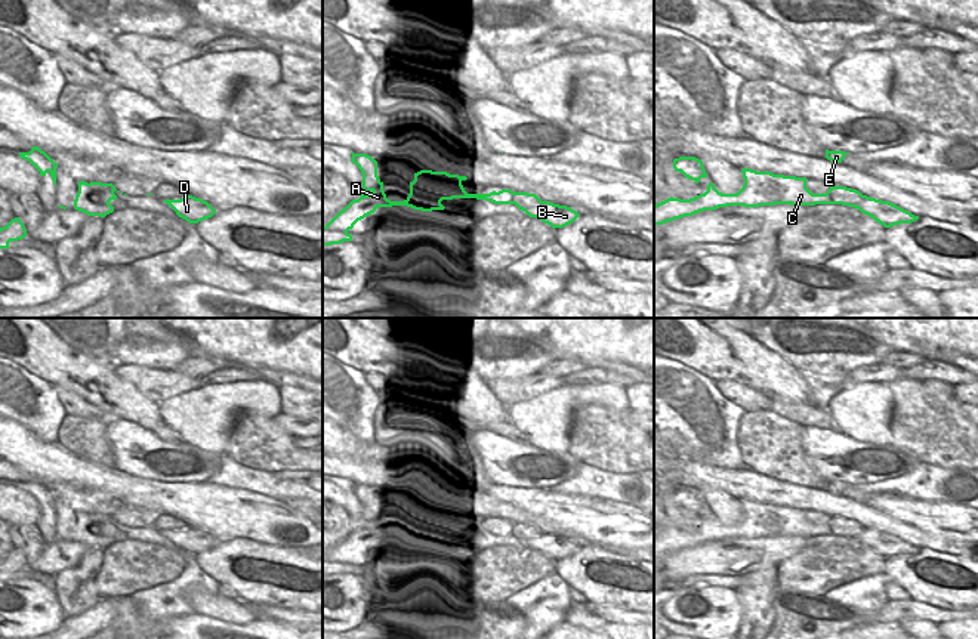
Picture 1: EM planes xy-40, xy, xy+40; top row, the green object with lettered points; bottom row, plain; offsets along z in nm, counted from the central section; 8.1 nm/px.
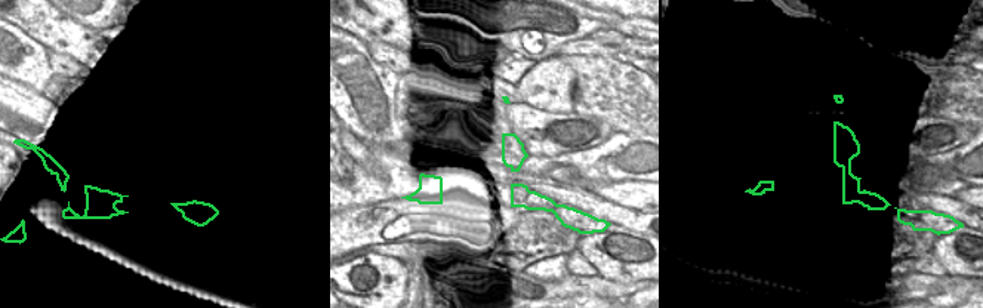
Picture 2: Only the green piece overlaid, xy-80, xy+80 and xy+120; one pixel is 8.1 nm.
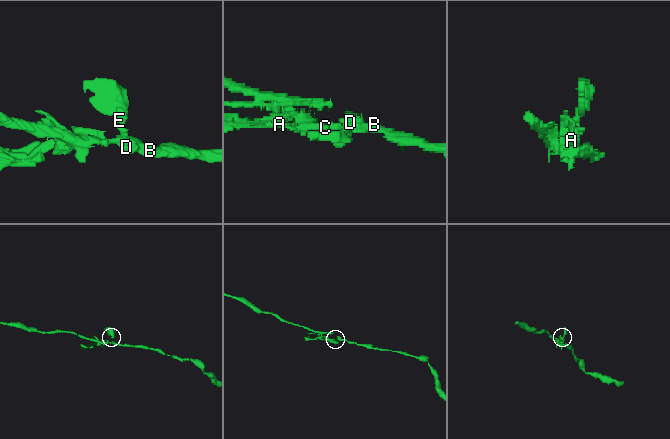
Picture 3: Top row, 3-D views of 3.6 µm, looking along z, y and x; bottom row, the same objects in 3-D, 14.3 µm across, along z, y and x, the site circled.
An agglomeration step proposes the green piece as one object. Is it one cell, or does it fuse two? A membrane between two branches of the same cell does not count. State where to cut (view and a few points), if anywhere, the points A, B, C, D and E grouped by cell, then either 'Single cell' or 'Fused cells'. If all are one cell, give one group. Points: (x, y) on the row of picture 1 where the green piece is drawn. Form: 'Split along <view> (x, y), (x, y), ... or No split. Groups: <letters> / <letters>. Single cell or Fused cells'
Split along xy+40 (875, 198), (866, 198), (850, 206). Groups: A C E / B D. Fused cells.

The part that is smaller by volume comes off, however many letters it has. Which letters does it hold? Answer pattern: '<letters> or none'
A, C, E

